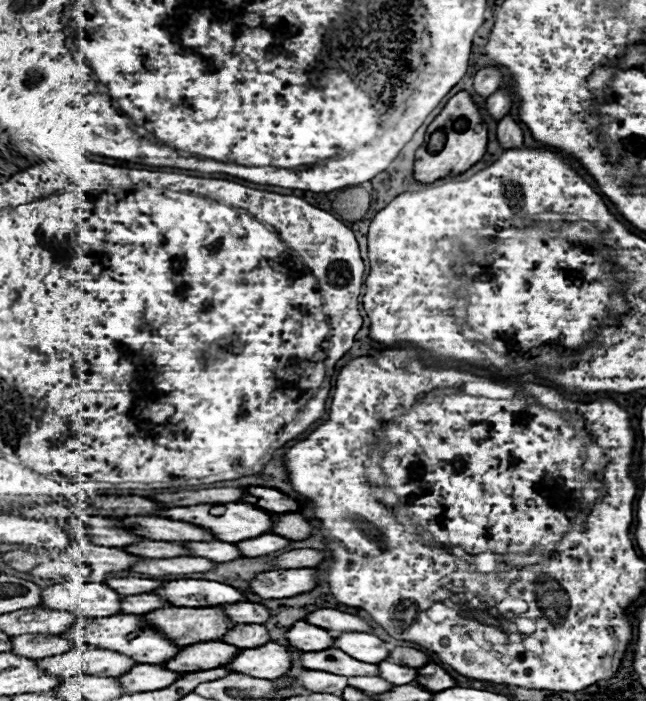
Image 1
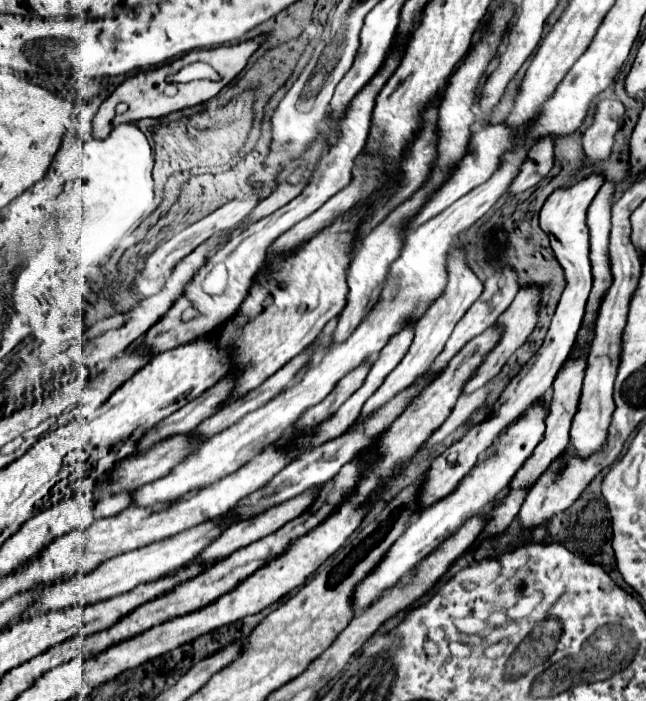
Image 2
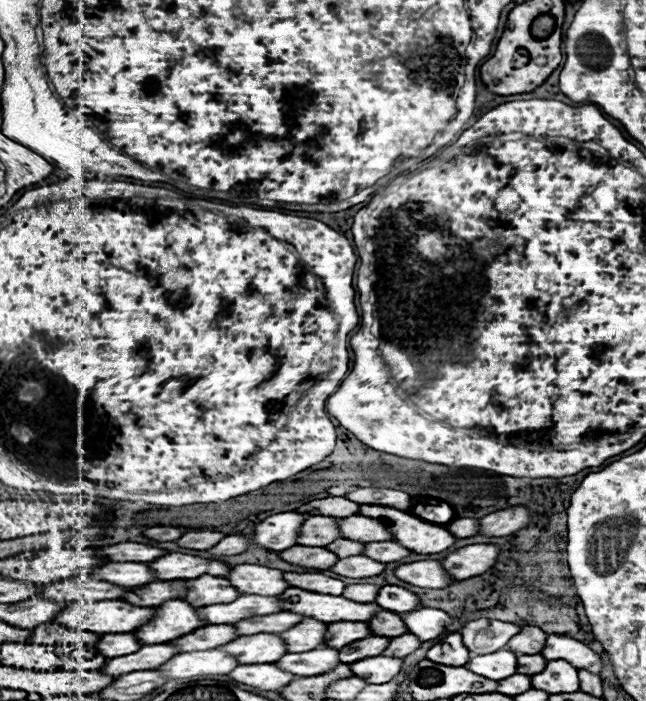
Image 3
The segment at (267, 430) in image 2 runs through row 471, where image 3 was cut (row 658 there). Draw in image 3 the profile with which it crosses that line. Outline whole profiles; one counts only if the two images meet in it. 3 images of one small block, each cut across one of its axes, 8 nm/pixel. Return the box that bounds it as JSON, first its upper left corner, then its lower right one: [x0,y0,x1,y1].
[160,648,240,680]

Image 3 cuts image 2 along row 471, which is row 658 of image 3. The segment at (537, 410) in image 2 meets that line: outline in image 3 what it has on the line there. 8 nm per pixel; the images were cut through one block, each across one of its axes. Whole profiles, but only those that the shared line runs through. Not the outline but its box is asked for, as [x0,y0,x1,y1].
[466,650,518,682]

